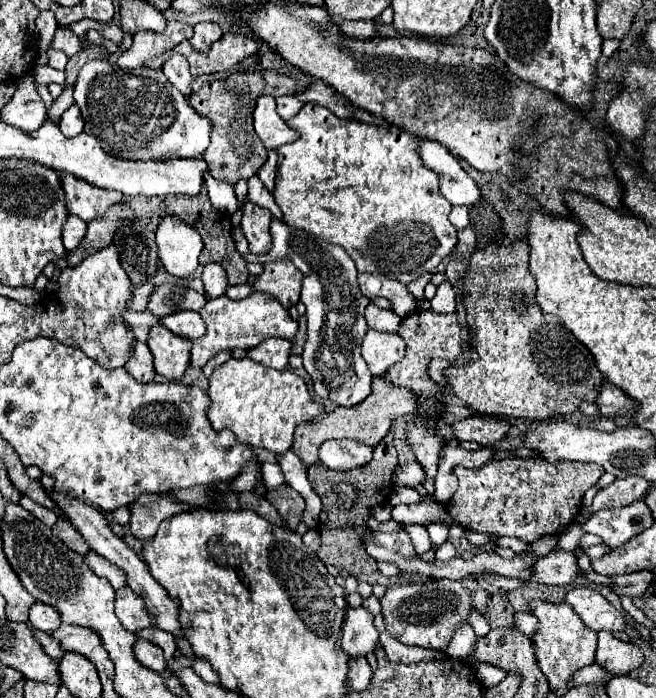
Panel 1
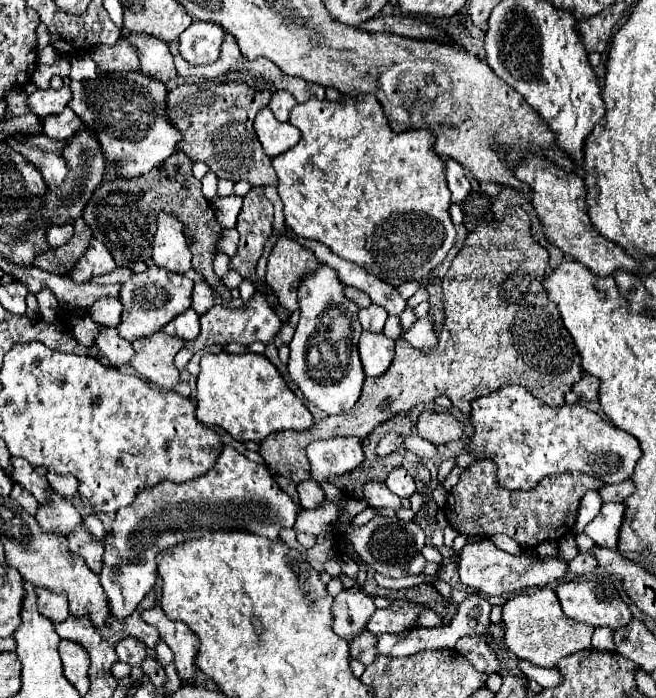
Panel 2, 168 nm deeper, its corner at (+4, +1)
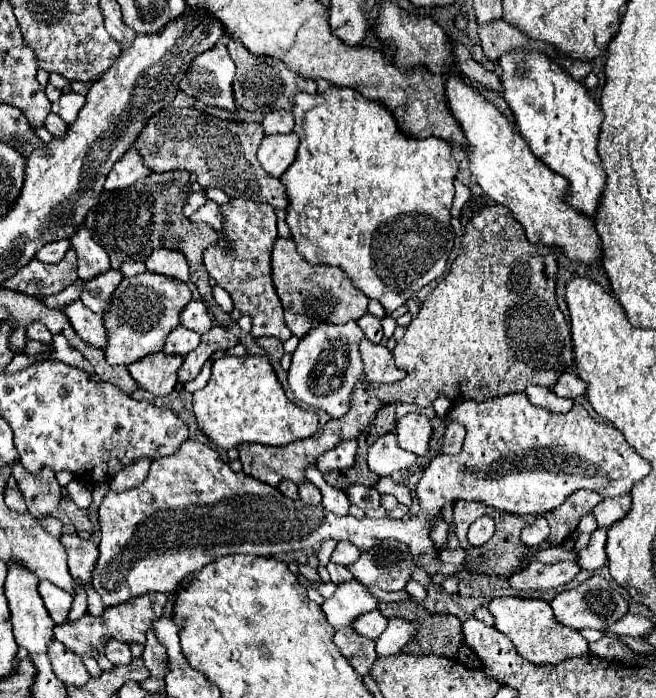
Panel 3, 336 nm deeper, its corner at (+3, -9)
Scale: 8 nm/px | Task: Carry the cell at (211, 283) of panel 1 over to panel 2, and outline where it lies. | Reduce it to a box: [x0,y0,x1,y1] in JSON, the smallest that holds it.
[193,279,215,315]

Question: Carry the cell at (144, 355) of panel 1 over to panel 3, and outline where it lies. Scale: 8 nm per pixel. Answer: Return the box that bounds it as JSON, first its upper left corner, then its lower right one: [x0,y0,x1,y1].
[64,299,104,347]

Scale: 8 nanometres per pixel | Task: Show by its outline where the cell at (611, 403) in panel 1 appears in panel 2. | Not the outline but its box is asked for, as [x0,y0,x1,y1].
[573,375,599,403]

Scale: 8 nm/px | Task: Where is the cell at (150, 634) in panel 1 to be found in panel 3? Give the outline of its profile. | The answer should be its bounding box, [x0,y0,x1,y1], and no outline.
[54,593,162,657]

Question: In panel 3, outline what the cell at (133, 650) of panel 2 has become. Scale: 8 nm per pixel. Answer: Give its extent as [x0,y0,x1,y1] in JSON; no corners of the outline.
[104,639,132,665]

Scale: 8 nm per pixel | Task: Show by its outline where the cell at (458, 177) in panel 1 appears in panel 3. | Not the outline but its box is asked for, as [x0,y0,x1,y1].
[450,181,470,217]

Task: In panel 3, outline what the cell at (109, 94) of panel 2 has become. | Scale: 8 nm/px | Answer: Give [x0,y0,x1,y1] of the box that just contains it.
[104,145,150,191]

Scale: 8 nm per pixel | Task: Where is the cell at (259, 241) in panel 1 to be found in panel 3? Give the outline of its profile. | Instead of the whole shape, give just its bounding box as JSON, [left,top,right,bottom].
[202,199,292,341]

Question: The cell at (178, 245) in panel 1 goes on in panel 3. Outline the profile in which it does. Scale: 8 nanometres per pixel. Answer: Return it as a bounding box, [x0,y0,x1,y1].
[144,249,188,281]

